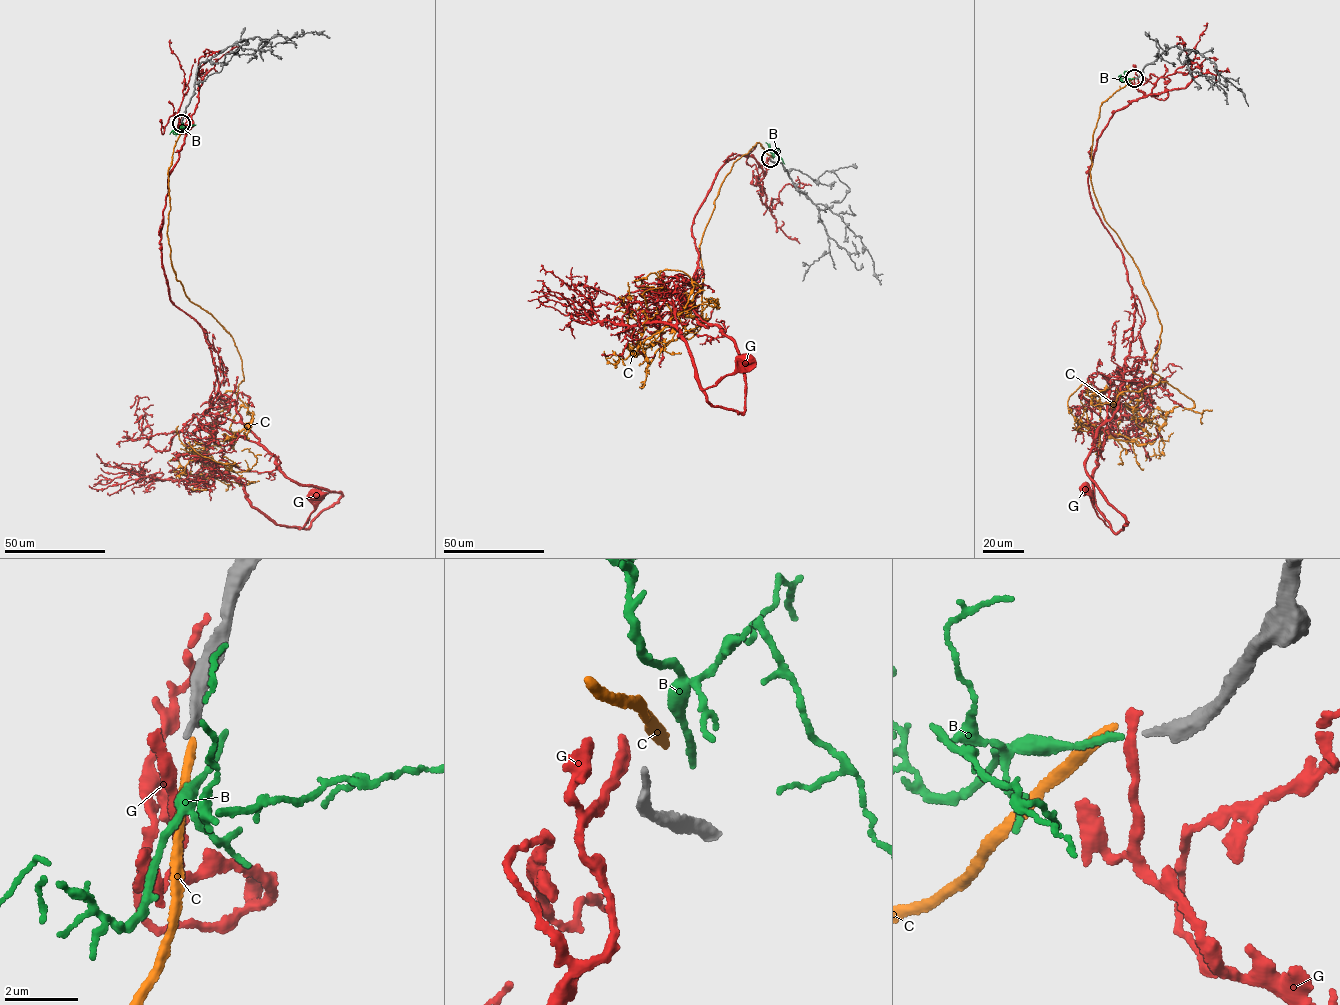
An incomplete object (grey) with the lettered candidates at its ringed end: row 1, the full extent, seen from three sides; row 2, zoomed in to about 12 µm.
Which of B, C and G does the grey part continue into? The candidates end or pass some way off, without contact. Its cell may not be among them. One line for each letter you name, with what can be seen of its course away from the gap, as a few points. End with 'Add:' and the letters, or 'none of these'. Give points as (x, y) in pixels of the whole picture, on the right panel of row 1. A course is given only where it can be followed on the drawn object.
Add: none of these

